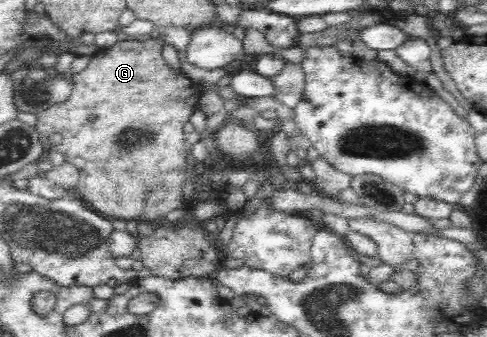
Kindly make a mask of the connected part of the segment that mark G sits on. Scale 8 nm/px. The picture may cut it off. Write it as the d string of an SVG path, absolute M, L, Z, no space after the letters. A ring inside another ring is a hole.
M149 37L141 40L117 40L110 48L107 48L106 52L91 56L87 67L73 75L73 92L66 102L54 104L54 106L46 108L46 110L41 111L37 115L37 122L34 127L40 135L42 144L46 144L46 150L48 150L48 152L60 152L60 154L63 154L64 160L68 161L72 166L75 166L80 172L78 182L72 189L74 196L79 198L84 203L84 206L87 206L91 211L96 211L99 215L107 219L120 219L124 221L135 220L138 223L148 222L153 224L160 219L164 220L166 214L171 210L181 208L182 201L185 199L182 194L182 184L184 184L186 180L187 155L187 147L184 141L184 126L186 126L186 122L189 121L190 116L195 110L196 103L200 102L202 90L200 90L195 81L190 79L183 72L174 71L174 69L166 65L162 57L162 47L164 44L165 42L160 38L152 39ZM56 132L62 136L62 140L60 140L58 144L48 142L50 136L56 134Z

